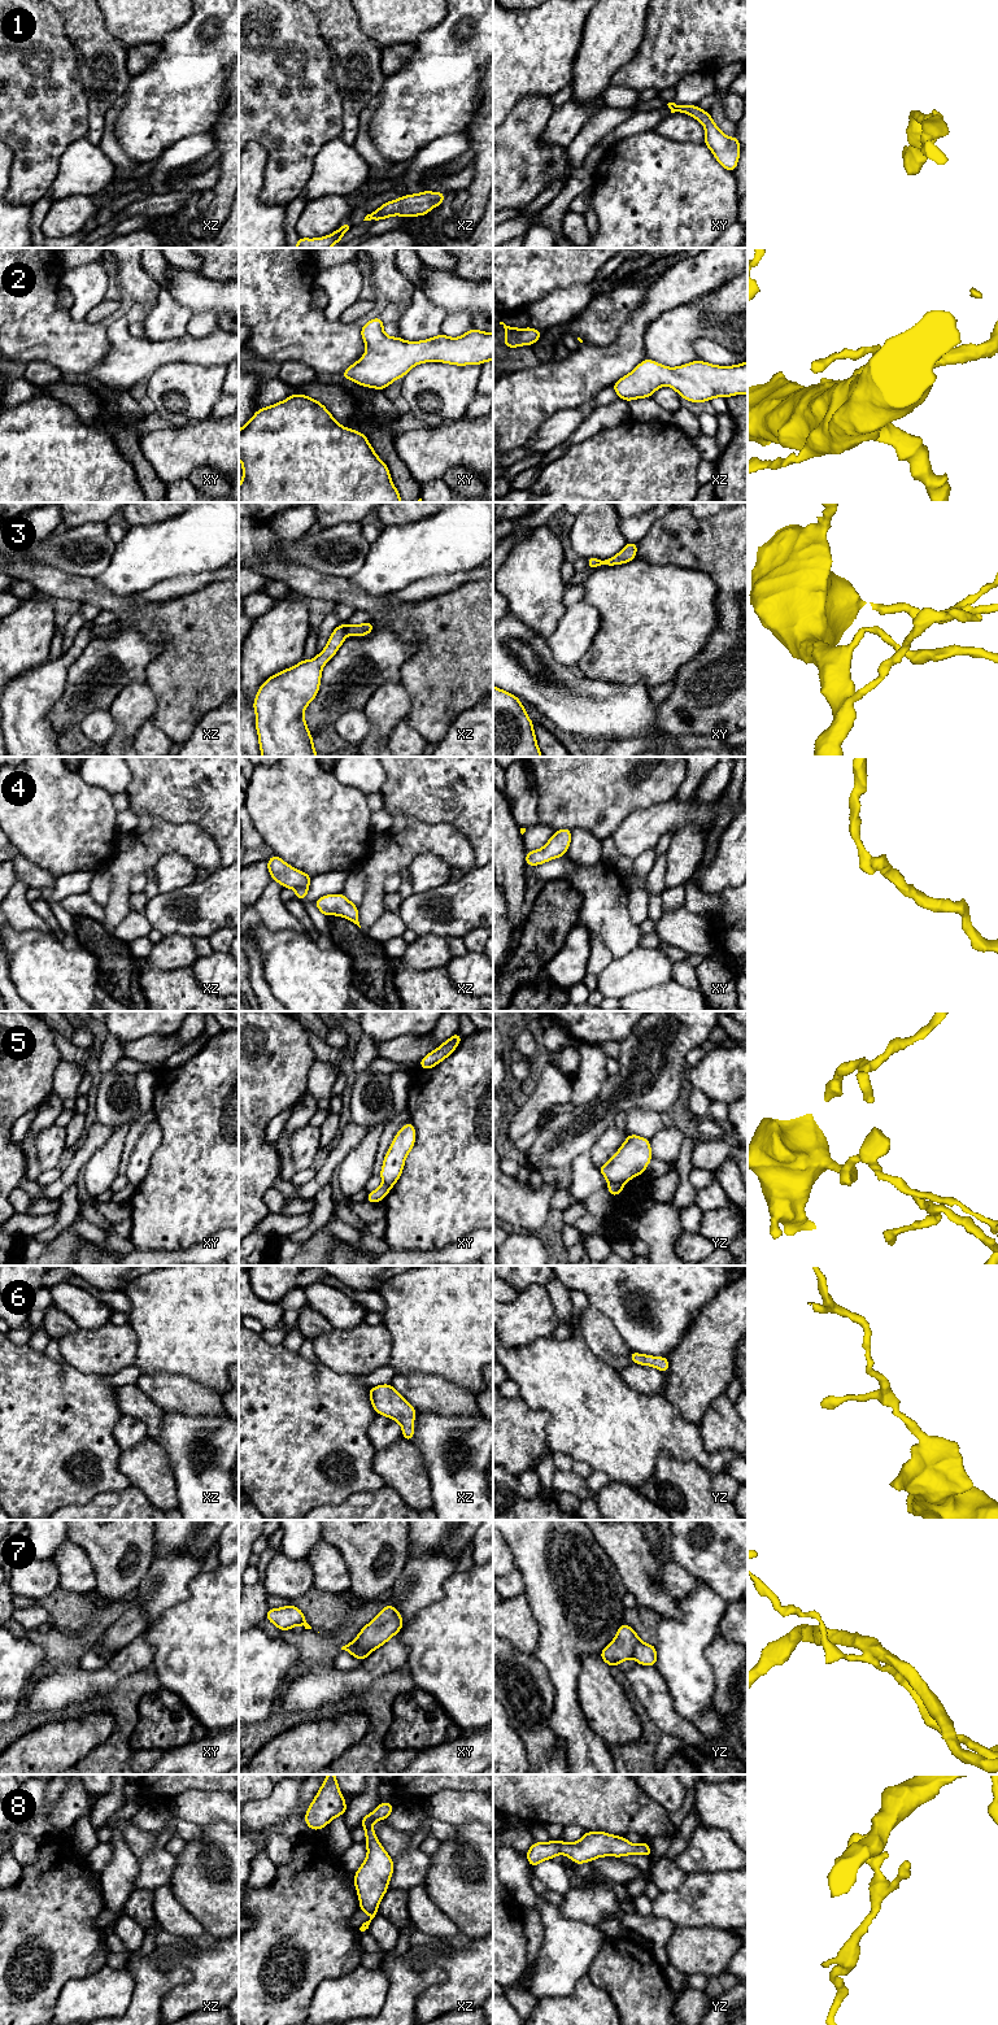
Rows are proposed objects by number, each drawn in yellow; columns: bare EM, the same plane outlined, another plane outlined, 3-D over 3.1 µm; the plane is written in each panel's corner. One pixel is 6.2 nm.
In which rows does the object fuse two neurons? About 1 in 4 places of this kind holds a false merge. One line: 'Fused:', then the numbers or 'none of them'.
Fused: 3, 5, 7

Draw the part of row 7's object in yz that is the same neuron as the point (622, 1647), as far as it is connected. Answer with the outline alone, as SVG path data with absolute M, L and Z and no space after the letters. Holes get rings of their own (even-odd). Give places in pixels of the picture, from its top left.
M622 1623L615 1638L601 1651L600 1656L606 1664L618 1667L622 1662L633 1656L639 1642L640 1638L635 1629Z

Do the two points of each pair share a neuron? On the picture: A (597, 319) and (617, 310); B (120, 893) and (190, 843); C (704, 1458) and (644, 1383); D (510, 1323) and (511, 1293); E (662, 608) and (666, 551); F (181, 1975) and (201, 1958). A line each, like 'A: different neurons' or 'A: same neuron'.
A: same neuron
B: same neuron
C: different neurons
D: different neurons
E: different neurons
F: different neurons

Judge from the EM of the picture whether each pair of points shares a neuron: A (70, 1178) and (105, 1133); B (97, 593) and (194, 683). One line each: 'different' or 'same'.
A: same
B: same

